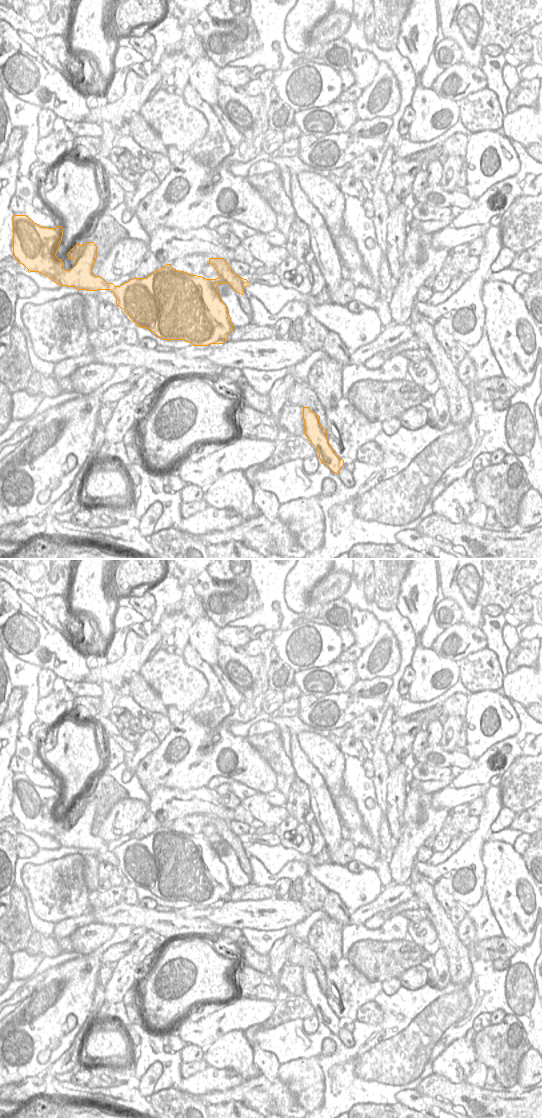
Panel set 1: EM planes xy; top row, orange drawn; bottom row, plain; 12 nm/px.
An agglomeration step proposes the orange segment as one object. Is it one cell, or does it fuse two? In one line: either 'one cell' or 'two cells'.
two cells

